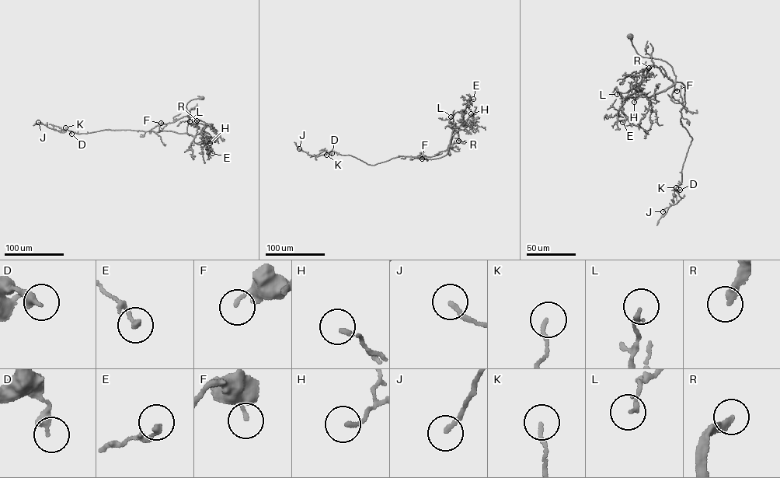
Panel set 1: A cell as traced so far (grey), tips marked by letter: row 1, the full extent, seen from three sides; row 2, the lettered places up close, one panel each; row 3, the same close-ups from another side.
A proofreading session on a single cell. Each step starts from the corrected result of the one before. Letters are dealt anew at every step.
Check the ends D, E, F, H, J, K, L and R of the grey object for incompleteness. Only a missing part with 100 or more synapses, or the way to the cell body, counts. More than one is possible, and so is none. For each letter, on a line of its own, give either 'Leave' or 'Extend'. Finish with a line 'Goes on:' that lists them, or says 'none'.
D: Leave
E: Leave
F: Leave
H: Leave
J: Leave
K: Leave
L: Leave
R: Extend
Goes on: R

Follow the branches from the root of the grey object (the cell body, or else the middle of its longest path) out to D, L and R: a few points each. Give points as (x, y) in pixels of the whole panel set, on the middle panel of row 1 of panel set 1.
D: (464, 142), (448, 144), (450, 155), (447, 151), (431, 159), (400, 156), (374, 165), (332, 150), (332, 153)
L: (464, 142), (448, 144), (450, 155), (448, 154), (451, 133), (458, 127), (448, 120), (450, 116)
R: (464, 142), (448, 144), (450, 155), (447, 151), (451, 133), (458, 126), (458, 141)

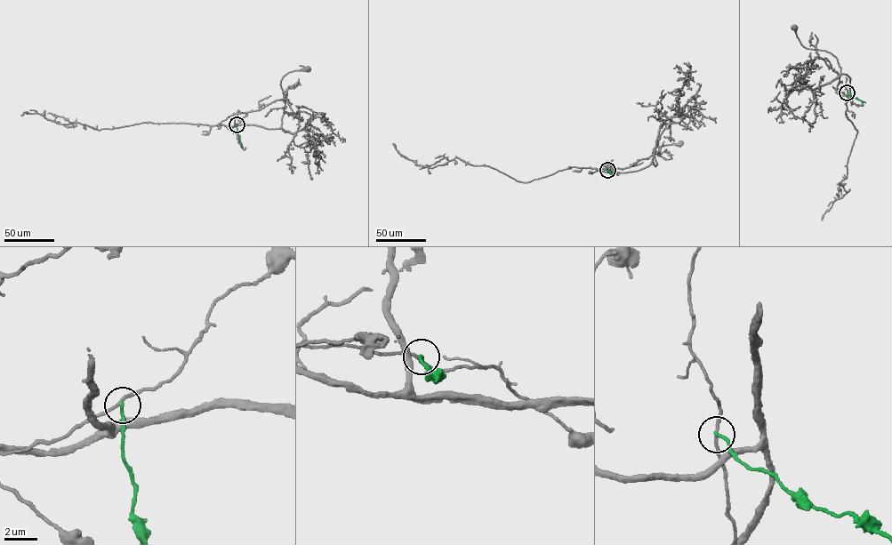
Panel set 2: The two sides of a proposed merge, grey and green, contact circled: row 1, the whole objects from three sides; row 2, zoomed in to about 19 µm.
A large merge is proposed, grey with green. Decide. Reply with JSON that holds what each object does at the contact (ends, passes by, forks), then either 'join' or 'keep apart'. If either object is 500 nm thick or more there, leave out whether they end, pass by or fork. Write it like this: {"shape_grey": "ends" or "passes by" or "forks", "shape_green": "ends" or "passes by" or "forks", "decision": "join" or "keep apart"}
{"shape_grey": "passes by", "shape_green": "ends", "decision": "keep apart"}

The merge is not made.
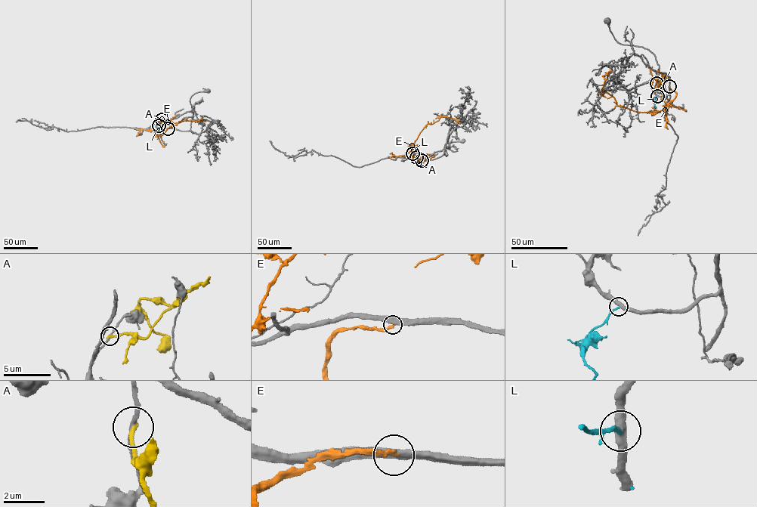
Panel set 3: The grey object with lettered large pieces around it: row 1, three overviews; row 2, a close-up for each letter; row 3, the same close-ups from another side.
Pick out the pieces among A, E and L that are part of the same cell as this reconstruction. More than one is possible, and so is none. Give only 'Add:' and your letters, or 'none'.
Add: L

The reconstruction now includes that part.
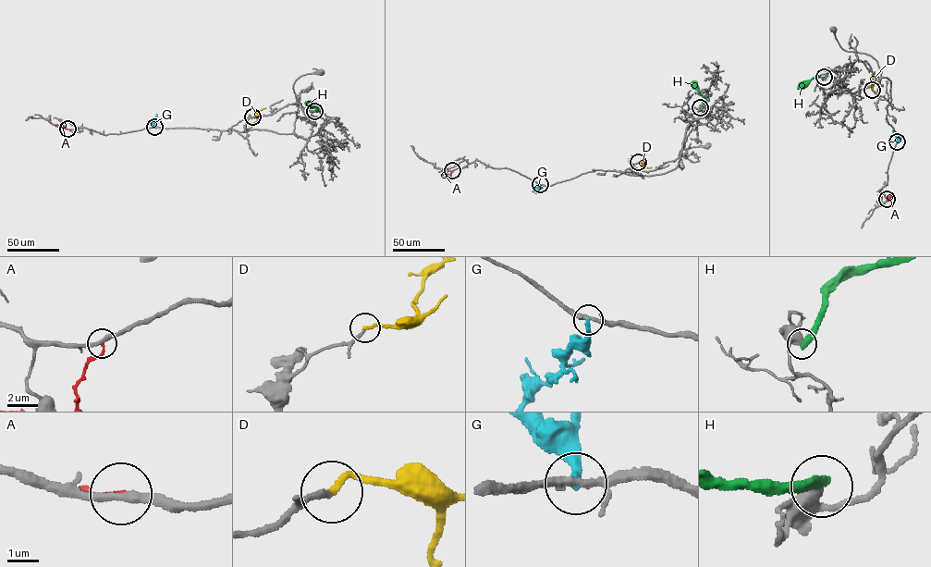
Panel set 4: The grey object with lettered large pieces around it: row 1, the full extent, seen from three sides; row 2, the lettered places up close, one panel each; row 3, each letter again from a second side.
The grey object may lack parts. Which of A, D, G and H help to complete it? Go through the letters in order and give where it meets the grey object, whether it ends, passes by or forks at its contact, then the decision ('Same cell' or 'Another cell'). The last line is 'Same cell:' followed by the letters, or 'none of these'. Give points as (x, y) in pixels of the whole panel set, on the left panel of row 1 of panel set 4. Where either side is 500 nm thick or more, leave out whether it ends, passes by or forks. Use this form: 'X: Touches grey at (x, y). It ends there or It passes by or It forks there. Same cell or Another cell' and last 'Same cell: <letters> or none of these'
A: Touches grey at (67, 129). It ends there. Another cell
D: Touches grey at (252, 117). It ends there. Same cell
G: Touches grey at (154, 127). It ends there. Another cell
H: Touches grey at (314, 111). It ends there. Another cell
Same cell: D

